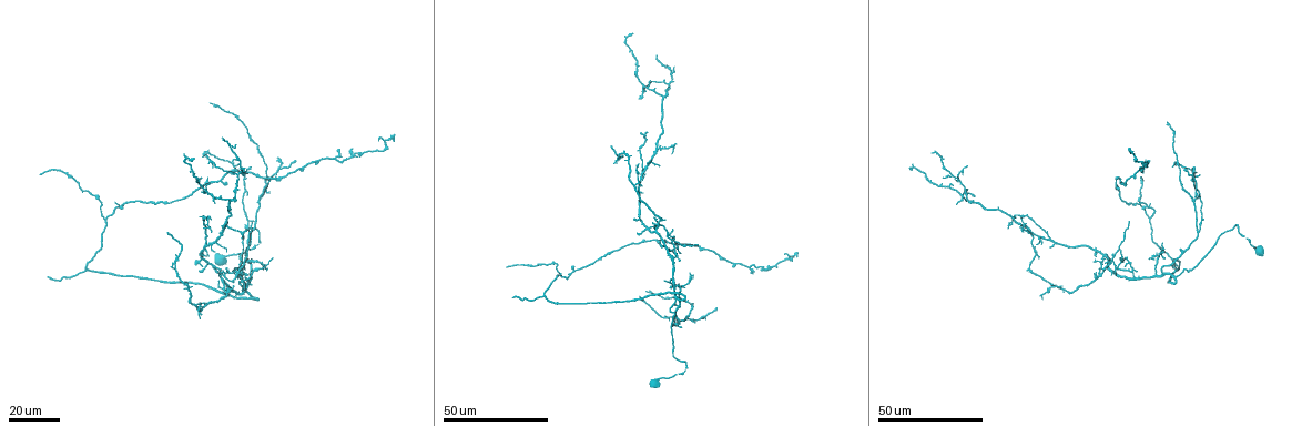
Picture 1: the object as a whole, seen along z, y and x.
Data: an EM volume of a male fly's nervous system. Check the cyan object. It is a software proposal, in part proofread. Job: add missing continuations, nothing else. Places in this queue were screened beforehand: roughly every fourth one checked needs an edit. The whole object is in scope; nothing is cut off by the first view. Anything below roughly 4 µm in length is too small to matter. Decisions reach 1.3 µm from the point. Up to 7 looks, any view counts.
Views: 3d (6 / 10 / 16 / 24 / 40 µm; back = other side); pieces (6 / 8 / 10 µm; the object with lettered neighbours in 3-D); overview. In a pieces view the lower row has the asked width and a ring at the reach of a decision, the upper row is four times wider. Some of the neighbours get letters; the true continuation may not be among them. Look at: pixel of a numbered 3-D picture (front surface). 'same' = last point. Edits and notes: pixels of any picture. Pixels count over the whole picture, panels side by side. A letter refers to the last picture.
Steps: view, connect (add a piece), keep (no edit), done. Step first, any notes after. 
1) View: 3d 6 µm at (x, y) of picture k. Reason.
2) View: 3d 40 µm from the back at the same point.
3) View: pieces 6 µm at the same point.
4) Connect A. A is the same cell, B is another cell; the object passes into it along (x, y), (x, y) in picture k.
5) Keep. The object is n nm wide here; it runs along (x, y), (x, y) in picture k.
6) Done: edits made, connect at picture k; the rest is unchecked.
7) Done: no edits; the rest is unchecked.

View: 3d 24 µm at (509, 266) of picture 1. Branch stops here.

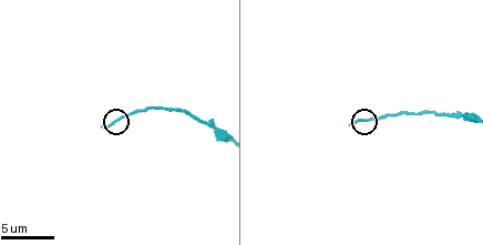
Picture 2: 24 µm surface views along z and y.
View: pieces 6 µm at (352, 124) of picture 2.

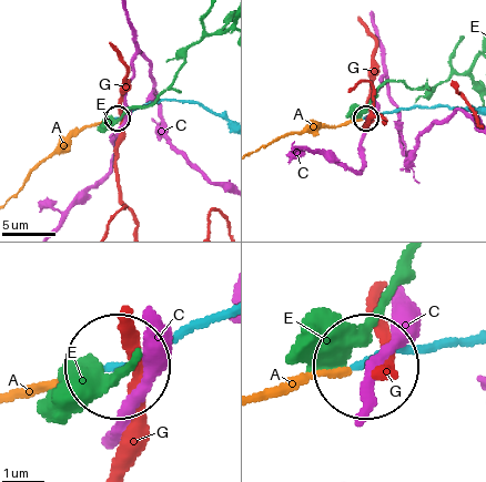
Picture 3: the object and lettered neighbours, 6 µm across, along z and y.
Connect A. A is the same cell, C, E and G are other cells; the neuron continues.

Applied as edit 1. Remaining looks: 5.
View: 3d 40 µm at (626, 37) of picture 1. Branch stops here.

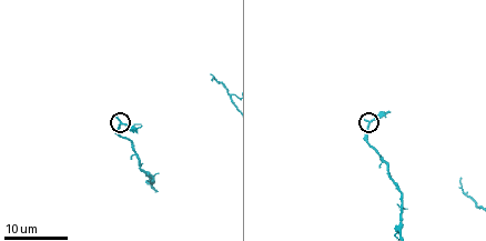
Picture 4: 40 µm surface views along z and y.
View: pieces 8 µm at (115, 113) of picture 4. See the neighbours.

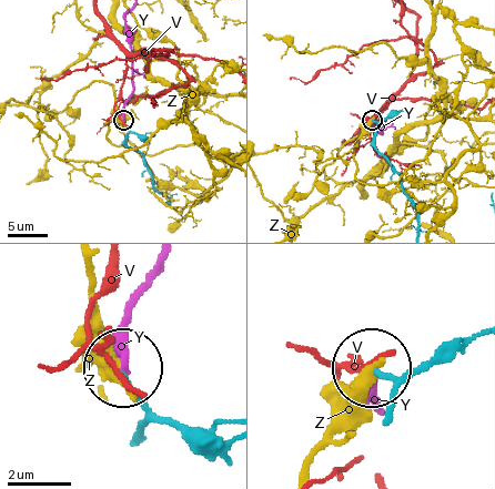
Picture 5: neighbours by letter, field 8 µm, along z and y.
Keep. V, Y and Z are other cells; it runs along (140, 441), (143, 407), (124, 370) in picture 5; no lettered piece goes on from it.

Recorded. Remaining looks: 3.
View: 3d 24 µm at (965, 167) of picture 1. An open end.

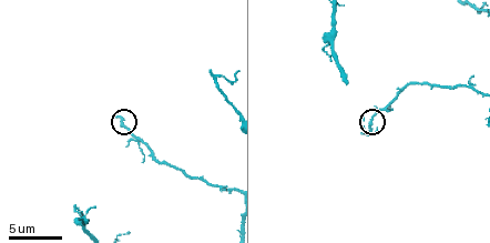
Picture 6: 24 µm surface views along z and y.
View: pieces 10 µm at (116, 117) of picture 6.

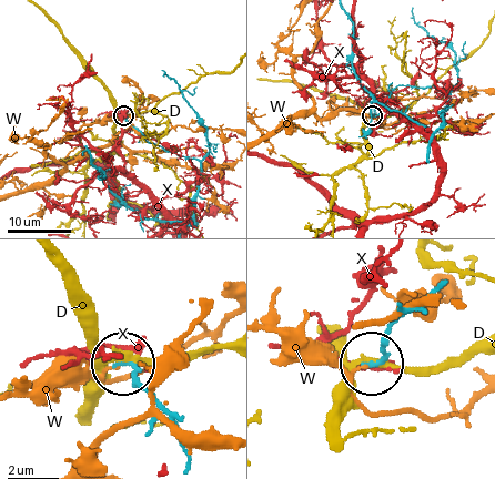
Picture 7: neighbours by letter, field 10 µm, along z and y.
Keep. The object is 150 nm wide here; D, W and X are other cells; none of them fits.

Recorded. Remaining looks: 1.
Done: edits made, connect at picture 3; the rest is unchecked.

